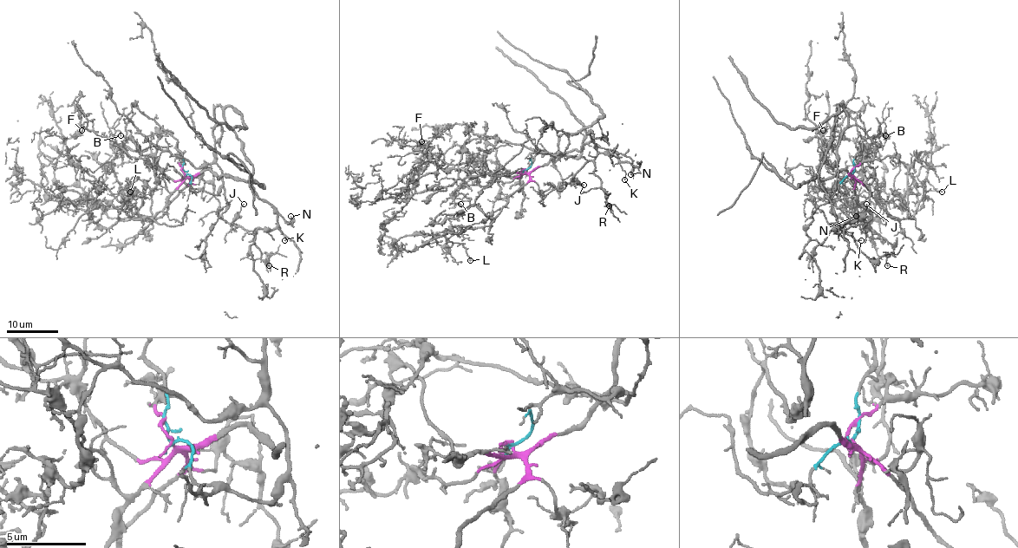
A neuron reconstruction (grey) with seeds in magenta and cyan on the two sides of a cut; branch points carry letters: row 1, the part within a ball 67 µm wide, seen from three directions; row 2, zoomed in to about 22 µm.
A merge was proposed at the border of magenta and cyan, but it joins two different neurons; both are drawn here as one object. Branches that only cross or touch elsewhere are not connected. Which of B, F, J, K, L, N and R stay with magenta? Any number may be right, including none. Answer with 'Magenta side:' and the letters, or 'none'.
Magenta side: B, F, L

